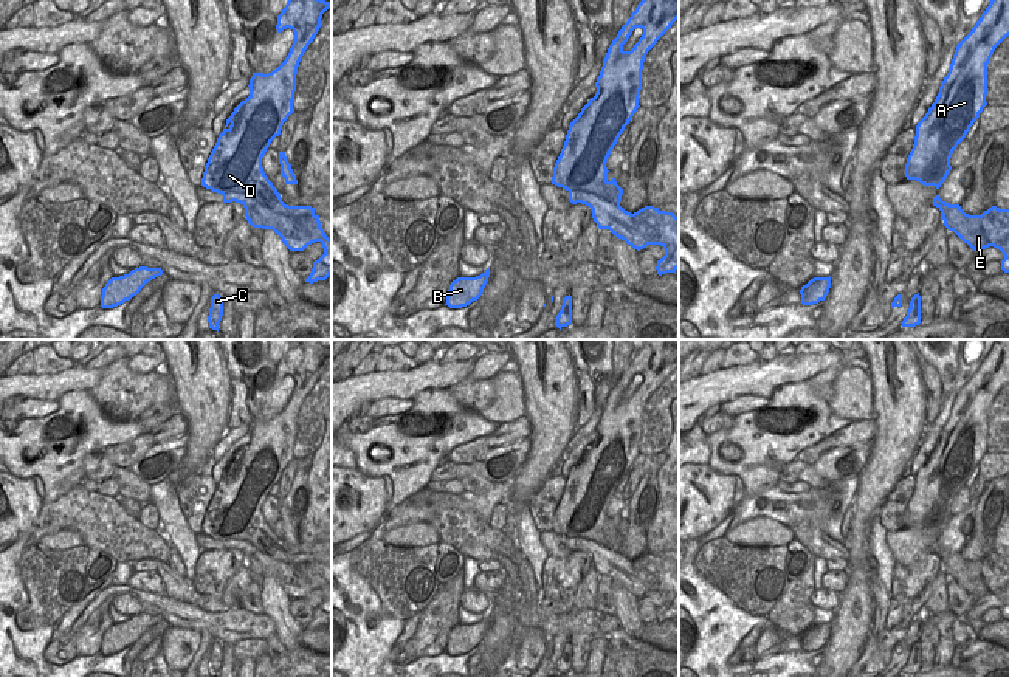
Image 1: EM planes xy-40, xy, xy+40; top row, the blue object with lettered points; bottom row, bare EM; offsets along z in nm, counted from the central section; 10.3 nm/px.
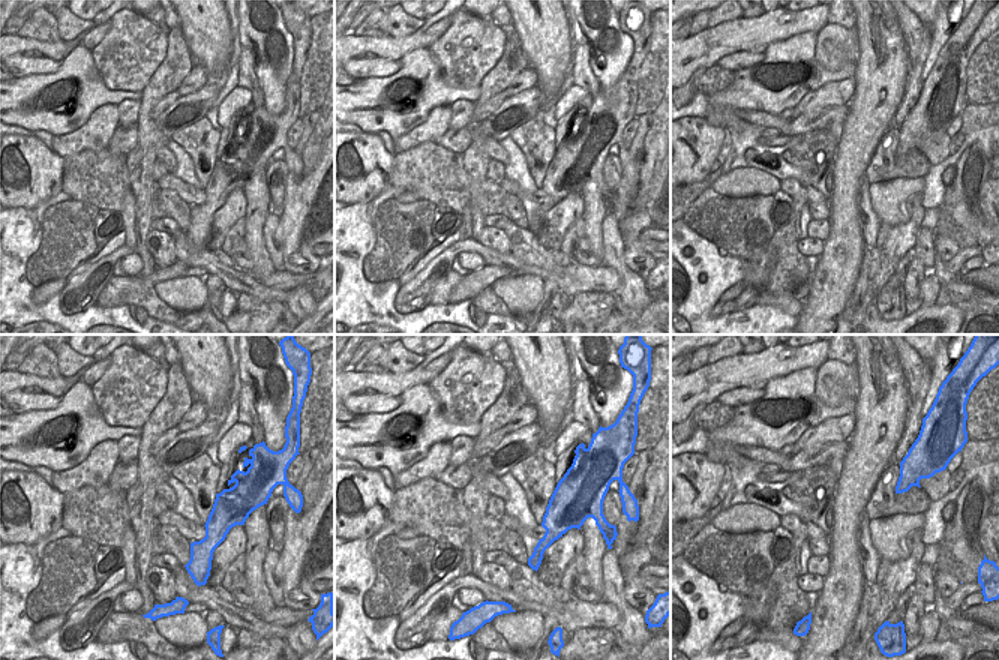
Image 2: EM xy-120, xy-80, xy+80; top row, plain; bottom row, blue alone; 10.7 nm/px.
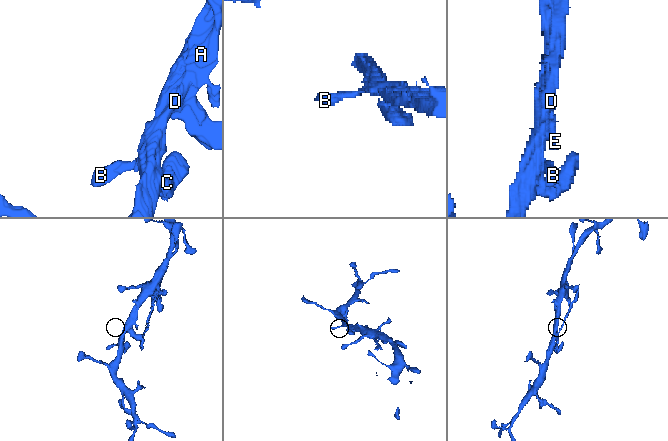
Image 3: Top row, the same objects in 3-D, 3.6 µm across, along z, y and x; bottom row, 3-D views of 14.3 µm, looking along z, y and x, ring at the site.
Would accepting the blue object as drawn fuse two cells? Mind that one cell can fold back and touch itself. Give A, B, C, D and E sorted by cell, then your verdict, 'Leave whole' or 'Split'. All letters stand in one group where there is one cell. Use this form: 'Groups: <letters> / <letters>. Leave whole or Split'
Groups: A B C D / E. Split

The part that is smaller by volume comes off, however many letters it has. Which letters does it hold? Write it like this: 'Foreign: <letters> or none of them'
Foreign: E

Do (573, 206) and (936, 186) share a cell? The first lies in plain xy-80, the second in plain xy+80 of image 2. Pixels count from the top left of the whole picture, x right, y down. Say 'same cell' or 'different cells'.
different cells

